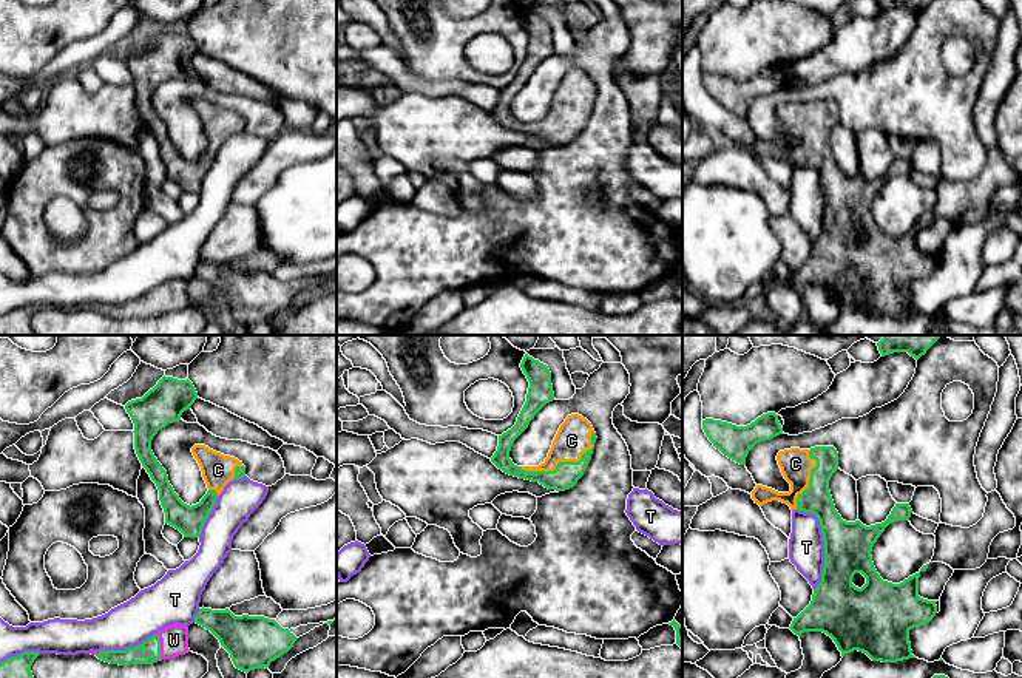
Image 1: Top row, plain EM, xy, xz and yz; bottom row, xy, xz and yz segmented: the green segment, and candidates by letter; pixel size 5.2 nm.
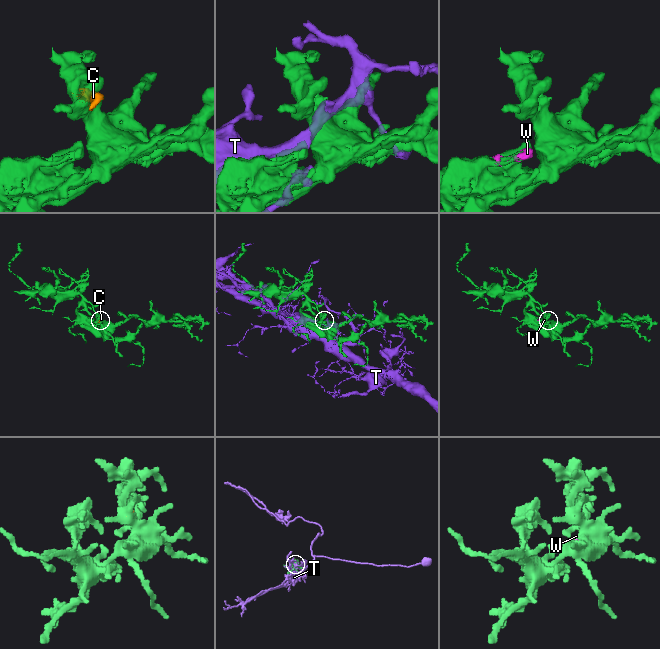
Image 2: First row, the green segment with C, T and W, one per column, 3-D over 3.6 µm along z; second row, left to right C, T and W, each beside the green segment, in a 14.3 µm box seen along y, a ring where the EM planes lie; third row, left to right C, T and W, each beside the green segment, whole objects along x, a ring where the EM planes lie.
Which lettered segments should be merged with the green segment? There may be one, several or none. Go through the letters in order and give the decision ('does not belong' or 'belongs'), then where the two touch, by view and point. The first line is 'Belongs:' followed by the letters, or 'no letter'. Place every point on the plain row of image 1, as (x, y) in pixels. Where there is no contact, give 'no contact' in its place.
Belongs: C, W
C: belongs; contact xz (564, 116)
T: does not belong; contact yz (825, 198)
W: belongs; contact xy (159, 301)

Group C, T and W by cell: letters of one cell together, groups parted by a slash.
C W / T

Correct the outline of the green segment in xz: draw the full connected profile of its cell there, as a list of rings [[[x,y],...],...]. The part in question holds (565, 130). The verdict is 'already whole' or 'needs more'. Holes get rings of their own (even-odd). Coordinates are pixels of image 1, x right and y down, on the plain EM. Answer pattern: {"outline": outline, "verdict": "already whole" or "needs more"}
{"outline": [[[525,8],[520,22],[530,36],[526,56],[516,79],[499,90],[499,100],[491,116],[503,127],[539,136],[548,144],[565,145],[584,130],[596,97],[591,77],[579,68],[571,68],[560,79],[548,111],[539,120],[517,120],[509,113],[514,94],[528,82],[534,69],[554,54],[551,26],[547,19]]], "verdict": "needs more"}

